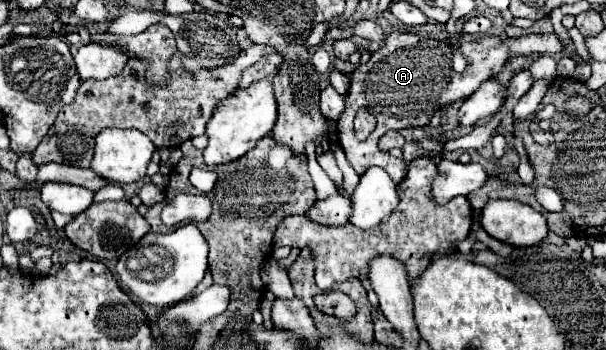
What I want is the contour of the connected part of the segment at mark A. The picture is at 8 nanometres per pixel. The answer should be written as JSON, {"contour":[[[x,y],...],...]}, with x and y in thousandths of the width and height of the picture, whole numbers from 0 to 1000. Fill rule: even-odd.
{"contour":[[[647,89],[637,106],[637,123],[614,151],[611,174],[604,186],[594,186],[584,197],[578,220],[578,260],[571,271],[571,306],[561,340],[554,346],[558,369],[558,409],[568,426],[578,471],[587,483],[591,500],[601,500],[611,477],[624,471],[647,506],[650,523],[660,523],[667,511],[667,494],[673,494],[673,477],[667,454],[640,449],[640,437],[624,426],[624,397],[640,369],[673,369],[686,357],[706,357],[713,329],[723,306],[736,306],[749,289],[776,277],[795,231],[812,226],[828,186],[842,169],[845,151],[851,157],[875,157],[875,151],[921,151],[927,140],[927,117],[911,100],[871,100],[858,111],[825,111],[825,106],[799,106],[792,117],[762,123],[759,151],[772,174],[769,197],[762,209],[752,209],[746,197],[746,129],[710,111],[700,100],[667,94],[667,89]],[[594,306],[604,306],[620,334],[620,369],[611,380],[611,391],[597,409],[587,409],[584,391],[584,329]]]}

